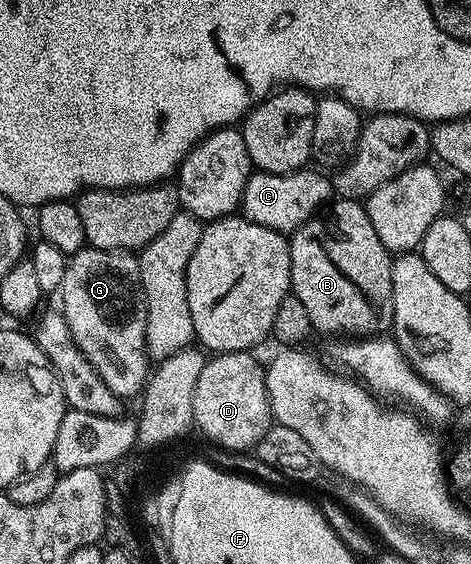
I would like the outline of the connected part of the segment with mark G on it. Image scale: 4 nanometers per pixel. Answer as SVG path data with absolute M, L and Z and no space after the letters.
M84 246L68 259L62 296L61 311L73 334L73 342L77 342L101 382L121 398L138 397L149 375L145 338L147 303L138 259L130 252Z

